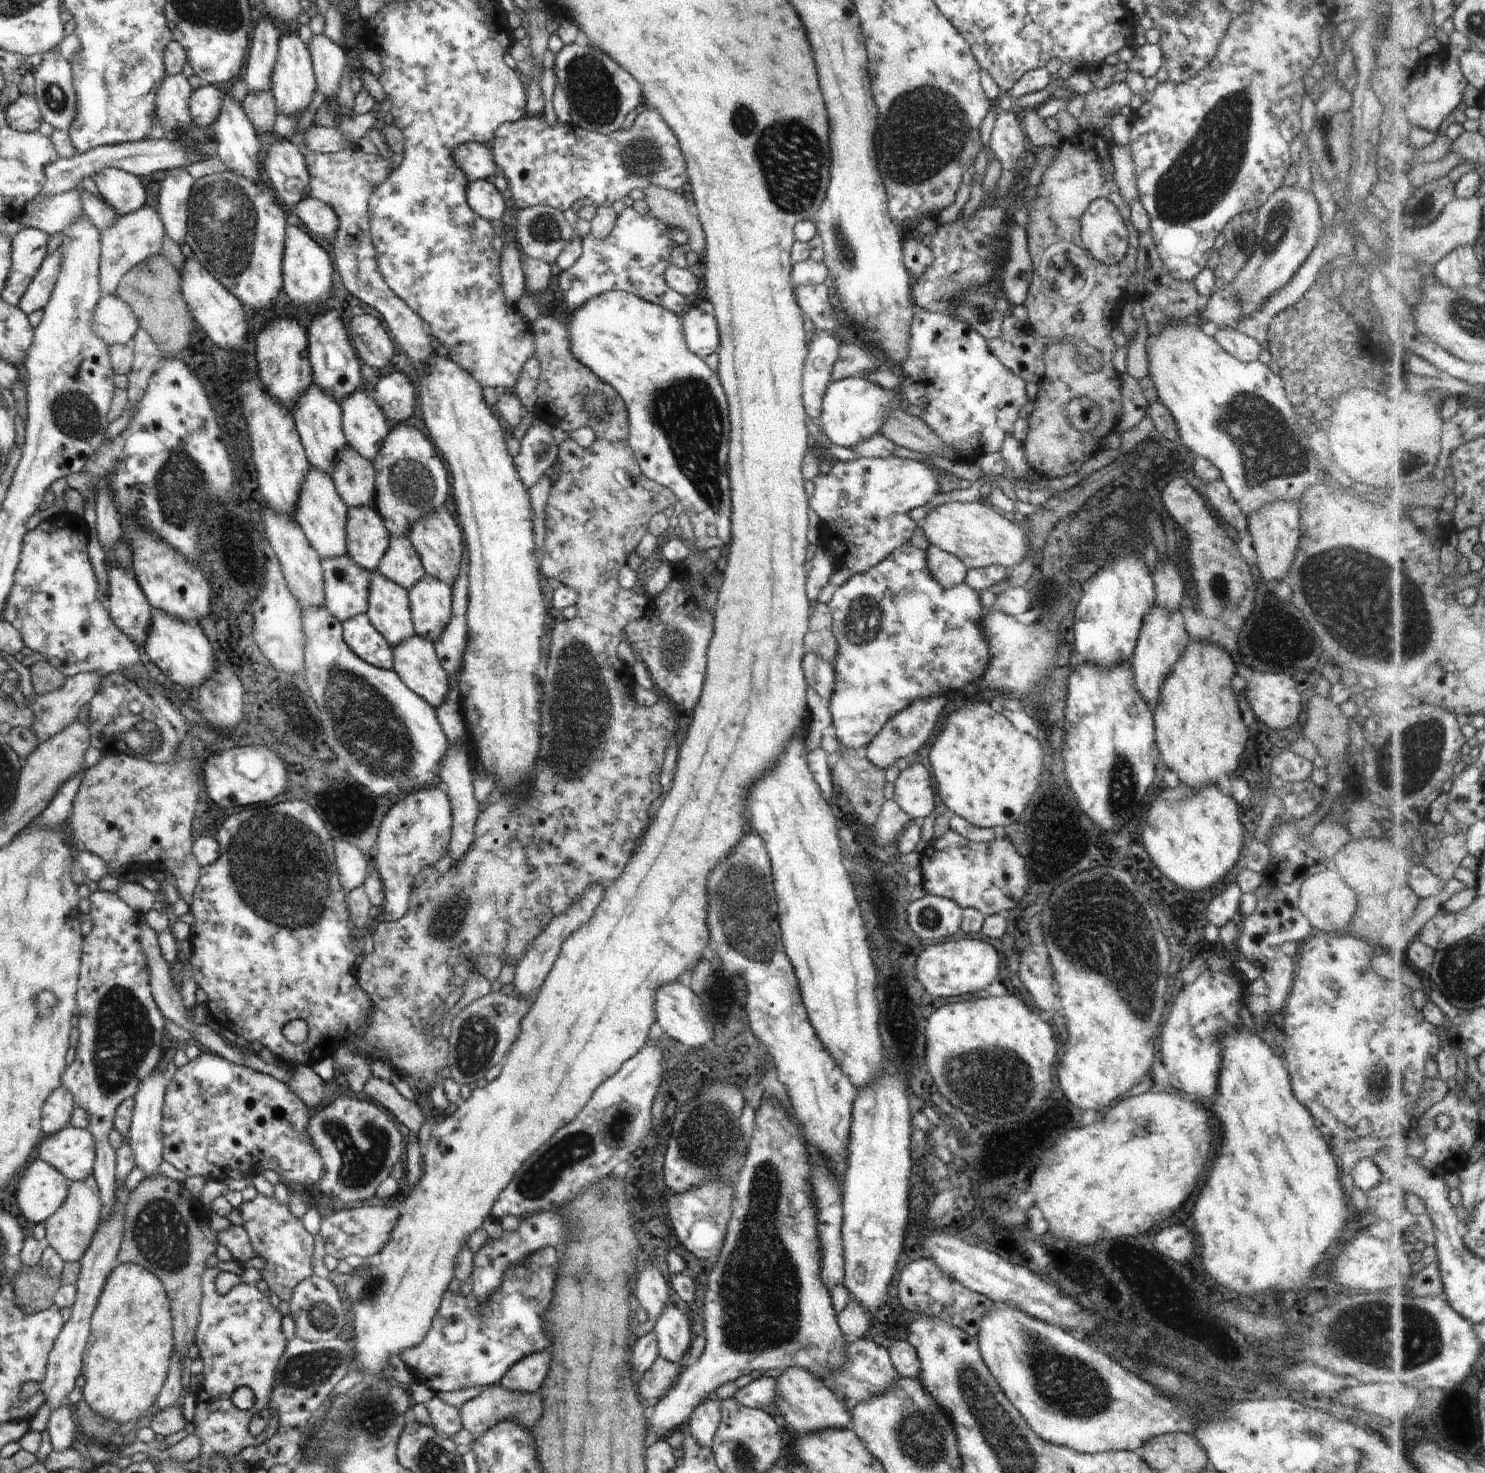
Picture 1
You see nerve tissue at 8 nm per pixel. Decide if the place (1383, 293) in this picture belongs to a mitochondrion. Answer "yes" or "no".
no

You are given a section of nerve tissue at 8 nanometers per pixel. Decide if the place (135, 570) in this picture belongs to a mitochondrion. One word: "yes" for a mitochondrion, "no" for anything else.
no

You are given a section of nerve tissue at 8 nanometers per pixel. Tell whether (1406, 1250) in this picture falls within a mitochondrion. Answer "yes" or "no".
no

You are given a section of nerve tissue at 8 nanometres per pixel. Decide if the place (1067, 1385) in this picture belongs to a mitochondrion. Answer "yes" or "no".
yes

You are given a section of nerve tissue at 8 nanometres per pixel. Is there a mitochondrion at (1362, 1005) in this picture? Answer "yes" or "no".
no

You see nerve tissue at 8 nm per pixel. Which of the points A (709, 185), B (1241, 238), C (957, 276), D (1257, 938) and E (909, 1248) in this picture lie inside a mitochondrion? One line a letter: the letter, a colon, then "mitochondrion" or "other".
A: other
B: mitochondrion
C: mitochondrion
D: other
E: other

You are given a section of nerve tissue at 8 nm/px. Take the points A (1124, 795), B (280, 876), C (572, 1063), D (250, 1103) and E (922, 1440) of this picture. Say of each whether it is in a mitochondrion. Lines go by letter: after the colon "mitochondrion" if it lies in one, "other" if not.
A: mitochondrion
B: mitochondrion
C: other
D: other
E: mitochondrion

